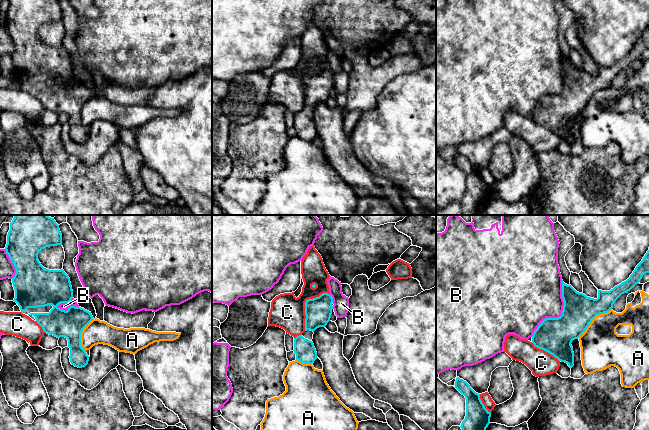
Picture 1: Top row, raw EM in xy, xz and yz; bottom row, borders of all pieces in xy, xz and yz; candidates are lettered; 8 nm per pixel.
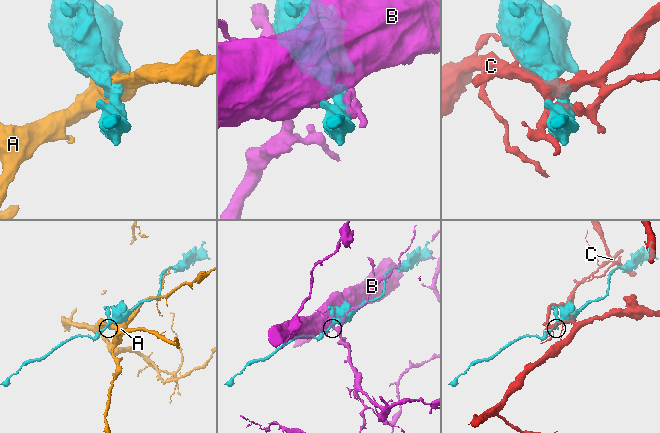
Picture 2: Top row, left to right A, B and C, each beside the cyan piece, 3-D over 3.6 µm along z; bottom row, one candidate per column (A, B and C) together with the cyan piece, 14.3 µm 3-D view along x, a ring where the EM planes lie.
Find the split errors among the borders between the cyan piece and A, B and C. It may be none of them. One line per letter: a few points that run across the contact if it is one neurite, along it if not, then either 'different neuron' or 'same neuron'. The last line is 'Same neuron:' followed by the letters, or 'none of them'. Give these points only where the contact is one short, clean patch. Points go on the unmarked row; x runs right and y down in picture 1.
A: different neuron
B: different neuron
C: different neuron
Same neuron: none of them

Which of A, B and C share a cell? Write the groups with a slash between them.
A / B / C

